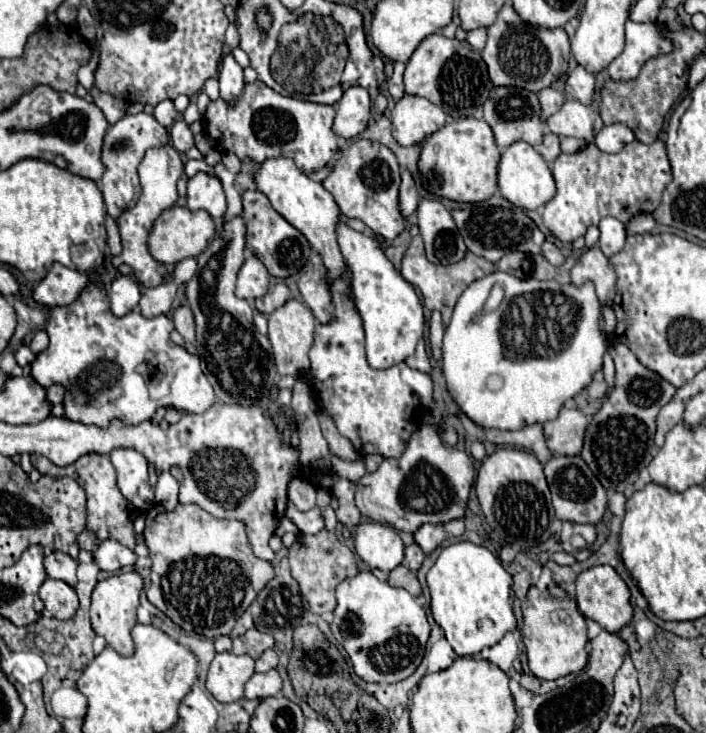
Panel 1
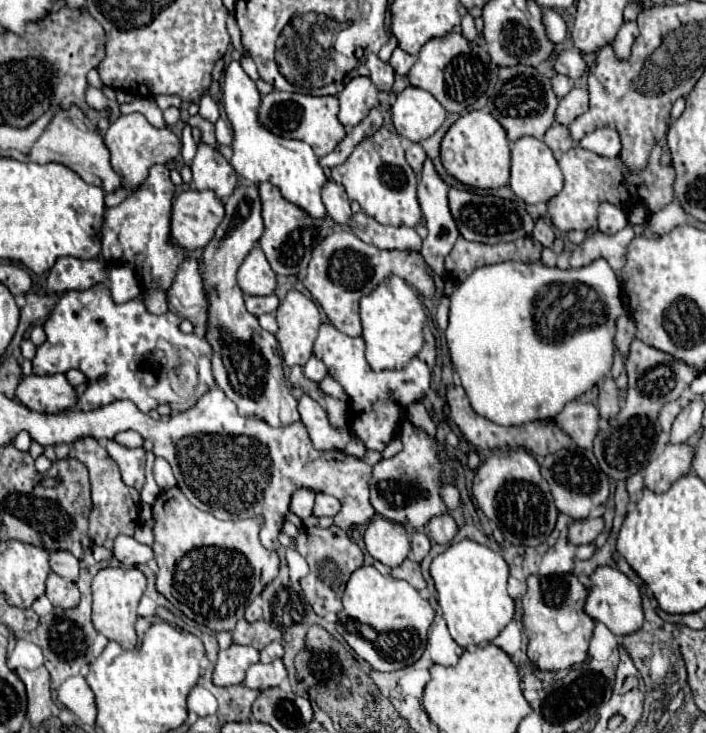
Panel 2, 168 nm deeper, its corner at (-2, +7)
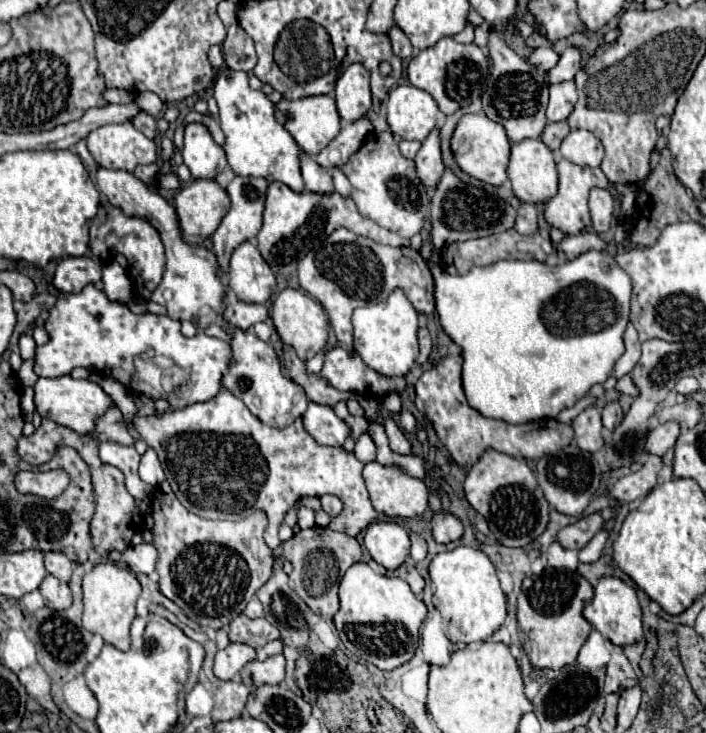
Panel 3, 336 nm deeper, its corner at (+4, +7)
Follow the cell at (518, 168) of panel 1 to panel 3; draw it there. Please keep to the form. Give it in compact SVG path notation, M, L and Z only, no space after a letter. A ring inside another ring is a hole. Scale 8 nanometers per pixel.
M527 138L511 146L509 180L521 202L539 204L557 194L557 168L551 150L539 138Z

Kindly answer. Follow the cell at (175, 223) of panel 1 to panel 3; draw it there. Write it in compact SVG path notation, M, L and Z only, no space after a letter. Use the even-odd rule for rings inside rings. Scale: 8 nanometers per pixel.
M193 180L191 186L185 186L175 194L173 206L177 210L183 240L187 244L203 244L213 234L213 230L217 230L221 218L229 212L229 196L225 190L219 188L219 184L215 180L213 182Z

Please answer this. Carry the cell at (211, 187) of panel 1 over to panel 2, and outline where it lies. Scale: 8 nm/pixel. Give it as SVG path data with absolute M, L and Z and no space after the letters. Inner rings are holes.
M199 142L191 170L195 188L213 190L217 198L231 196L231 192L237 186L237 174L233 166L223 158L223 154L217 148L205 142Z

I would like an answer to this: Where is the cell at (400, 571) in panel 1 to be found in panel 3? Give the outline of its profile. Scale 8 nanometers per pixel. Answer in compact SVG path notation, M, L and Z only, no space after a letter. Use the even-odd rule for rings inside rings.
M407 558L407 560L405 560L399 568L395 568L395 570L387 570L387 576L403 578L403 580L411 586L411 590L415 592L415 596L421 596L425 582L423 582L423 578L419 576L419 572L415 570L415 562L413 562L411 558Z

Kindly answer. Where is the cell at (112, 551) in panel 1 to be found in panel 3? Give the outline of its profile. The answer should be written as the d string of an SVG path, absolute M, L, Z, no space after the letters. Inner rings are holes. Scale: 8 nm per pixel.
M143 542L135 548L127 548L123 554L121 554L121 560L135 572L143 572L143 574L151 574L155 570L155 562L157 562L157 550Z

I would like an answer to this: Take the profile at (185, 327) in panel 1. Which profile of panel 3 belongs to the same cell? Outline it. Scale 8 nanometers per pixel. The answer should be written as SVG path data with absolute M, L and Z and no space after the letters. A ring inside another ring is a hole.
M99 166L97 172L95 172L95 180L97 180L99 192L105 194L107 200L113 206L119 206L129 216L147 218L161 234L161 240L163 240L163 246L165 246L165 254L167 254L167 264L165 264L163 280L155 288L155 292L149 298L149 302L157 302L157 304L165 306L169 318L181 320L181 322L189 320L199 330L203 330L209 324L215 324L217 320L221 320L225 284L219 280L219 276L215 272L215 256L207 248L191 246L191 244L183 242L179 224L177 224L175 208L169 206L159 194L153 194L143 182L139 182L133 174L129 174L125 170L107 170L107 168Z

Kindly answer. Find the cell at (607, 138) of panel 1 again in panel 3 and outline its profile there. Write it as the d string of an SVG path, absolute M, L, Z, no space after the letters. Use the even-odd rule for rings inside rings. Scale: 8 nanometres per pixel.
M571 130L561 144L561 154L563 158L581 166L599 166L605 156L605 148L593 132Z

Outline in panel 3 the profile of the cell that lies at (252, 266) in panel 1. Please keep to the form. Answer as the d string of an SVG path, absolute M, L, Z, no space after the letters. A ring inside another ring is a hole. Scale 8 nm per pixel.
M243 242L231 256L231 264L229 264L229 272L227 272L227 284L229 288L237 294L239 300L243 302L257 302L257 304L265 304L273 290L275 290L275 276L271 272L271 268L267 266L267 262L261 258L255 242Z

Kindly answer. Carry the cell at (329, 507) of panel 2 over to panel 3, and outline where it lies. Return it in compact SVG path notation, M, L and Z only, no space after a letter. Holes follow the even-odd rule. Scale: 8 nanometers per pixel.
M325 494L325 496L321 496L319 500L321 500L321 508L323 508L331 518L335 518L335 516L341 512L341 508L343 508L343 504L341 504L341 500L339 500L337 496Z

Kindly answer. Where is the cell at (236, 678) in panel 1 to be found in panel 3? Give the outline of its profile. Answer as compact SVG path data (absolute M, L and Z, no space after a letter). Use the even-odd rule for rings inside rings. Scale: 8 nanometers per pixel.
M229 644L227 648L219 650L215 656L213 672L219 680L233 680L241 668L255 660L255 650L247 644Z

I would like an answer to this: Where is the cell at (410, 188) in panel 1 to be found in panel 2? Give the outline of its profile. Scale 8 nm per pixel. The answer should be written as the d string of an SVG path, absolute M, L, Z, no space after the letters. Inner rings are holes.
M407 144L407 162L411 164L411 168L419 174L421 172L421 166L425 162L427 154L425 150L421 148L421 144Z

